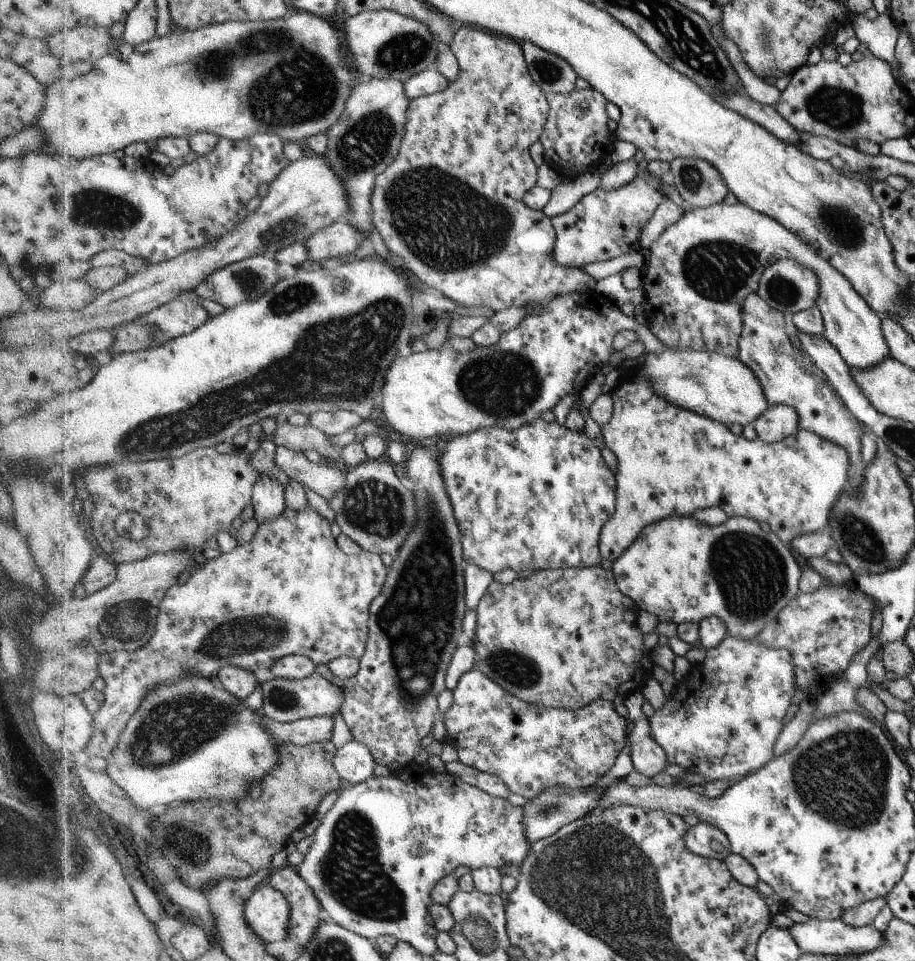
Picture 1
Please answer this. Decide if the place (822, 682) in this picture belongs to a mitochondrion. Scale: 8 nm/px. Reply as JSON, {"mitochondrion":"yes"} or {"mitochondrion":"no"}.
{"mitochondrion":"no"}

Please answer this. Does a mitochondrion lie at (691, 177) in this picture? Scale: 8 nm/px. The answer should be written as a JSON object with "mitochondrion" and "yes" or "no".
{"mitochondrion":"yes"}

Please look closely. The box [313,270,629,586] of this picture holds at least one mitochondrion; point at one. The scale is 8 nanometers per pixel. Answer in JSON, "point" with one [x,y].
{"point":[503,385]}

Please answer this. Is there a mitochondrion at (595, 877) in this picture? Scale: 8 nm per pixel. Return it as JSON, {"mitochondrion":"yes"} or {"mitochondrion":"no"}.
{"mitochondrion":"yes"}

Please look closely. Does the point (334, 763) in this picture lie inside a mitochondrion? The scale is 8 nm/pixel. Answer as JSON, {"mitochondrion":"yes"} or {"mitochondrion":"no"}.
{"mitochondrion":"no"}

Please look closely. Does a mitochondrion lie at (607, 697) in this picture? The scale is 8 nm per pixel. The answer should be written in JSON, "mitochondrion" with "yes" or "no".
{"mitochondrion":"no"}

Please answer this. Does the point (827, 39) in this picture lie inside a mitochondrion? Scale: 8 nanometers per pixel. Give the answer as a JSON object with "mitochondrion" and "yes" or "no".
{"mitochondrion":"no"}

